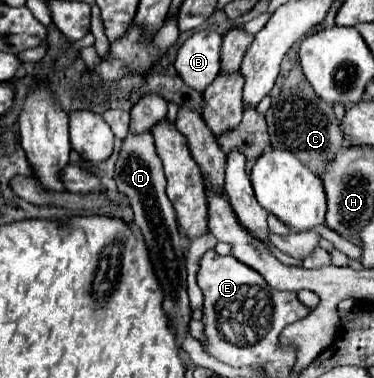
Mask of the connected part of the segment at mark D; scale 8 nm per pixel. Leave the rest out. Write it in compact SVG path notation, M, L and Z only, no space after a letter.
M133 134L123 140L123 148L119 152L119 160L115 164L115 180L121 194L127 196L133 214L135 214L135 226L141 232L151 264L155 268L155 276L161 284L161 290L165 294L163 310L169 318L171 330L175 332L177 340L183 340L187 334L187 326L191 320L191 306L187 296L187 272L185 272L185 250L187 242L179 234L177 220L175 220L175 208L165 196L165 176L161 168L161 160L155 152L153 136L151 134Z

